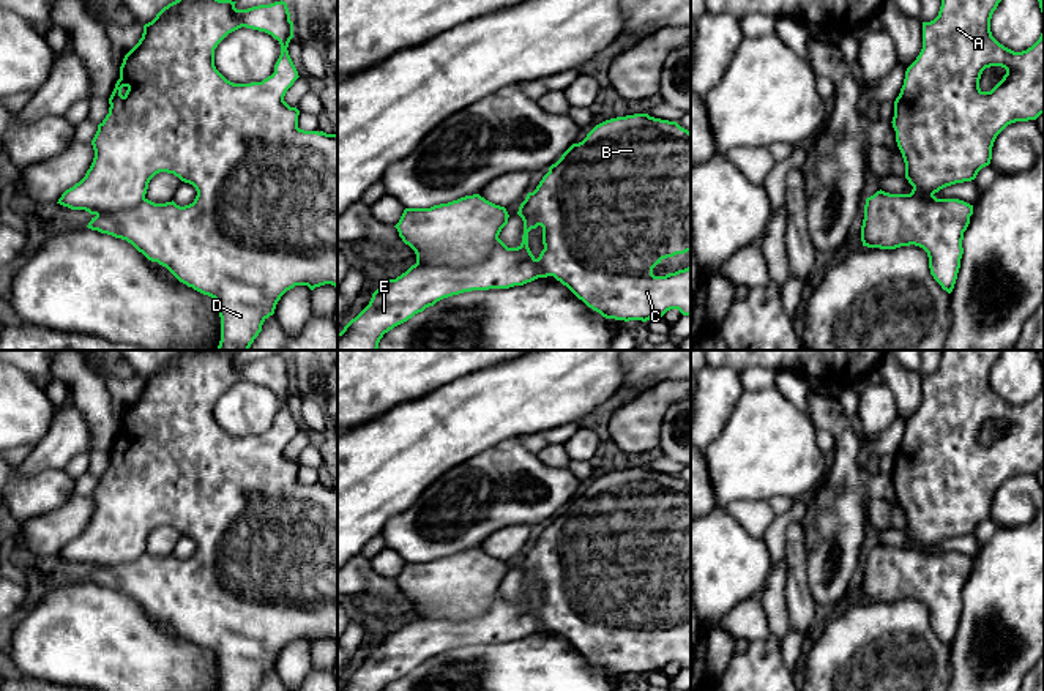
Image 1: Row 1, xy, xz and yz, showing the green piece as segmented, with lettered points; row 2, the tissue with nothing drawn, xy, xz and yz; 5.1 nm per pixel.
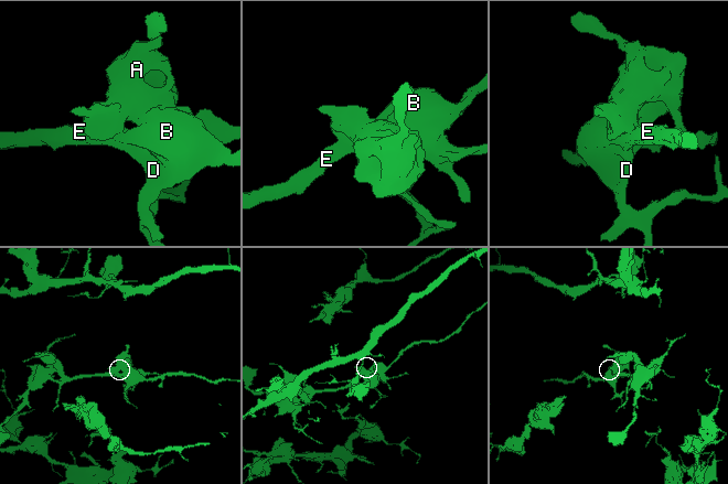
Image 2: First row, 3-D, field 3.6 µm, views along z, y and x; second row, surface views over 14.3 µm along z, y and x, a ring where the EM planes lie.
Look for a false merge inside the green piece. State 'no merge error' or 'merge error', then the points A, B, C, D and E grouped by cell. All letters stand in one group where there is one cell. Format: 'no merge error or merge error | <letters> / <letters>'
no merge error | A B C D E

